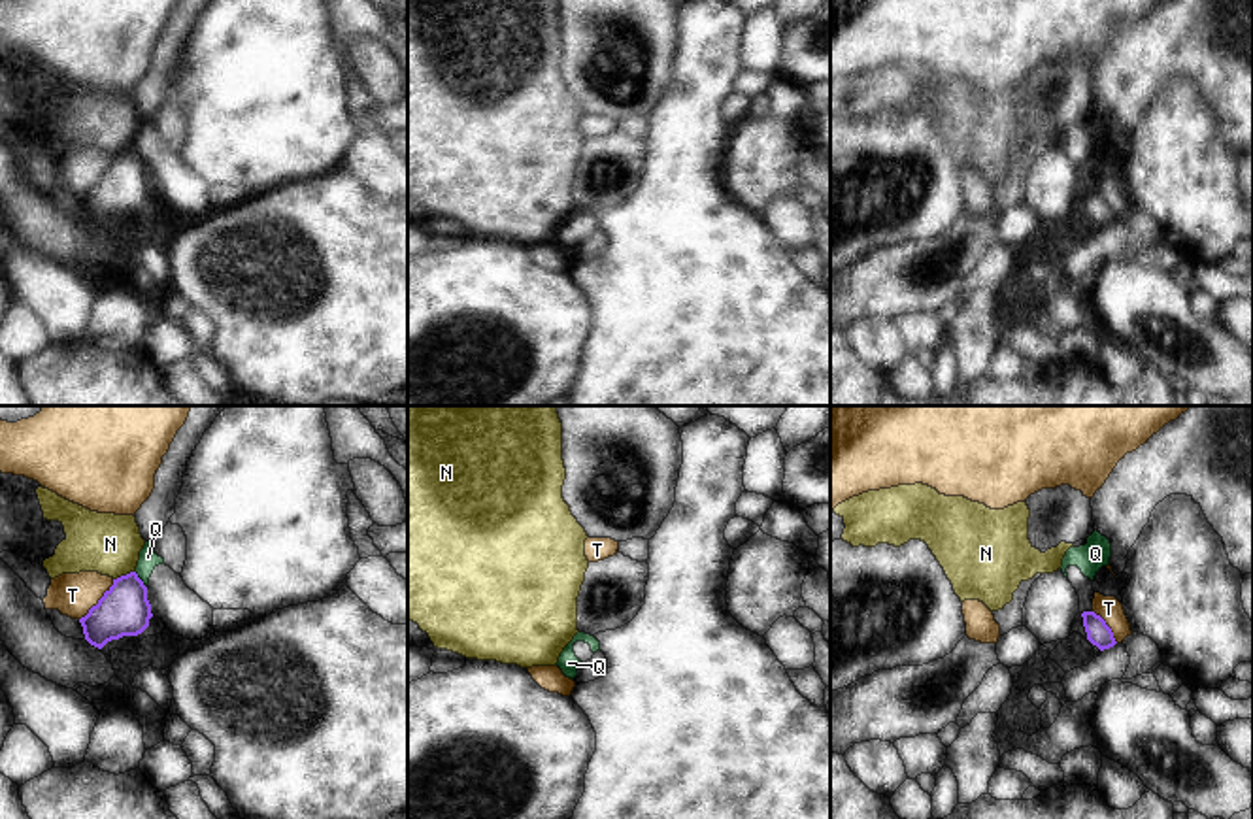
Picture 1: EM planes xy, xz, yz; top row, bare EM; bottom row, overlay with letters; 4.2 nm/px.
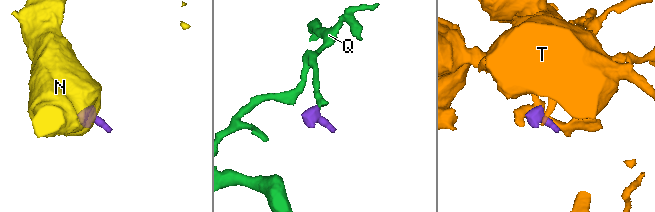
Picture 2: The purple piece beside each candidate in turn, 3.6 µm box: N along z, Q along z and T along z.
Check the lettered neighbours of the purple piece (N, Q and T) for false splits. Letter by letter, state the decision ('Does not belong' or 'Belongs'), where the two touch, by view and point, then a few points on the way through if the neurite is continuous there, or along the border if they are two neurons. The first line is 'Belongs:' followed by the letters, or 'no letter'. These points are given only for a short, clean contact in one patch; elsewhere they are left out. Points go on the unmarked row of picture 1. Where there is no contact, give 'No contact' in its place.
Belongs: no letter
N: Does not belong. Touches purple at xy (123, 153). Boundary: xy (134, 148), (114, 157)
Q: Does not belong. Touches purple at xy (140, 157). Boundary: xy (134, 150), (146, 165)
T: Does not belong. Touches purple at xy (99, 178)

